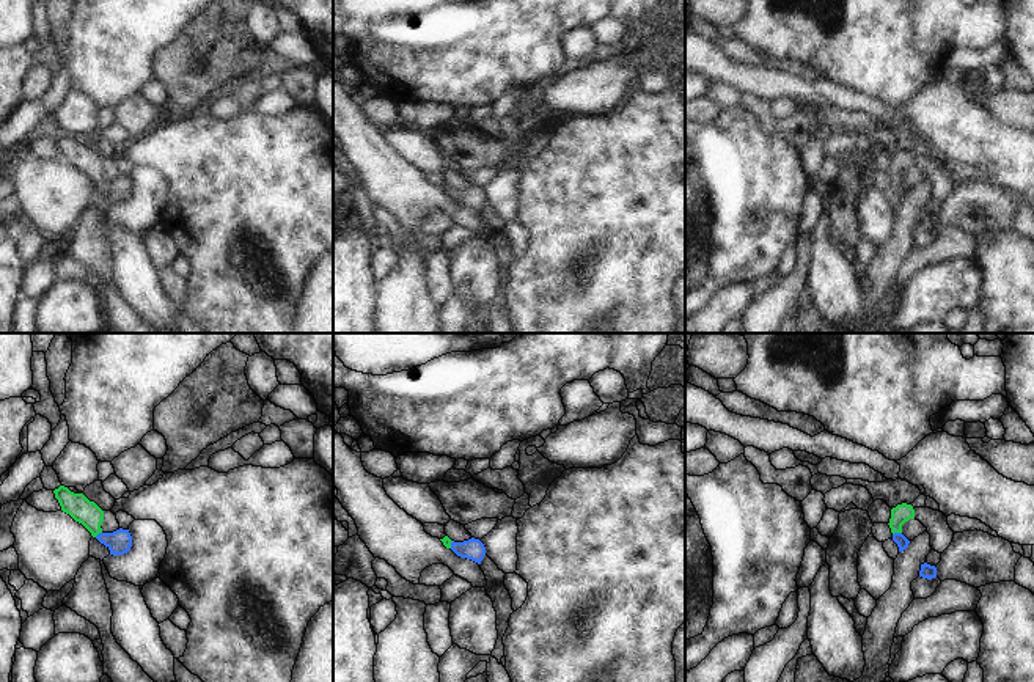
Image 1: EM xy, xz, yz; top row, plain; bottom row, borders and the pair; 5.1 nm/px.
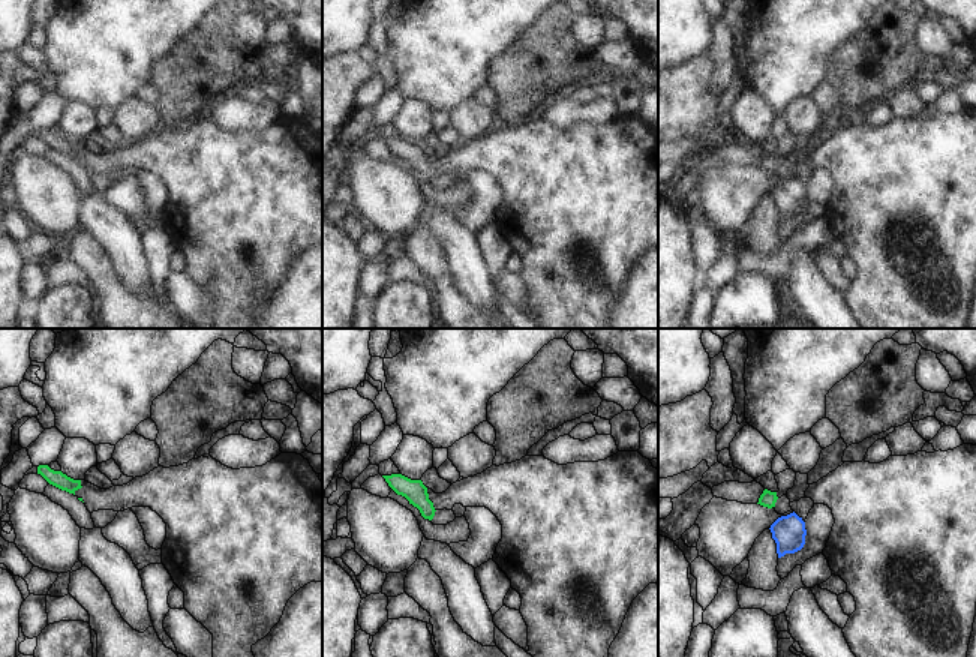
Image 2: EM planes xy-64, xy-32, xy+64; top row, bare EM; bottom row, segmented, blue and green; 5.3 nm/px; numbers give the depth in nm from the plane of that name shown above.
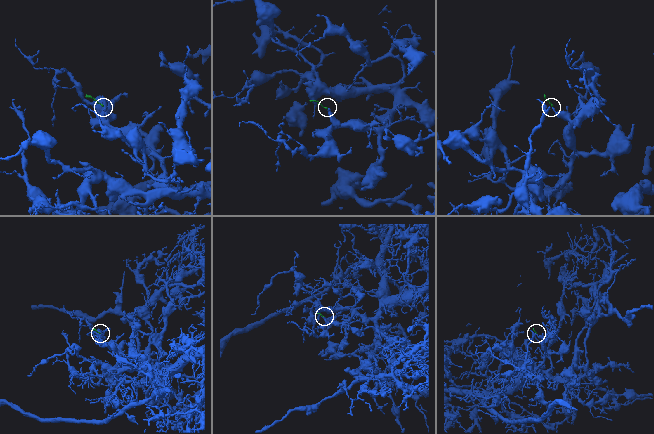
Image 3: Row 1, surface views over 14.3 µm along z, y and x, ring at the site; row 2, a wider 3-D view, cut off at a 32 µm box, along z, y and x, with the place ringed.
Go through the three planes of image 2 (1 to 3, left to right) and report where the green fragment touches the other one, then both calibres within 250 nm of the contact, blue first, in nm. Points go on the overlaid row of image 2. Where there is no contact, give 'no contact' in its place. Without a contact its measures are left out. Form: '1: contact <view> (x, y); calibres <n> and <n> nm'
1: no contact
2: no contact
3: no contact

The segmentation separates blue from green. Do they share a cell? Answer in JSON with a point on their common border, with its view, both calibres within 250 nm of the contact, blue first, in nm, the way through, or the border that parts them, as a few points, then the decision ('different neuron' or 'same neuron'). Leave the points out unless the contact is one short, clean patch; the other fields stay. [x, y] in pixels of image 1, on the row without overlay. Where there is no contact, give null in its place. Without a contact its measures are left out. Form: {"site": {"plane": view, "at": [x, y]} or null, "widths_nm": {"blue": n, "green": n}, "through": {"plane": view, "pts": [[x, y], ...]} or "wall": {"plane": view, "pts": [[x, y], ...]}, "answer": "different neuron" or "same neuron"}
{"site": {"plane": "yz", "at": [896, 181]}, "widths_nm": {"blue": 70, "green": 100}, "through": {"plane": "yz", "pts": [[902, 190], [896, 181], [896, 168], [902, 161]]}, "answer": "same neuron"}

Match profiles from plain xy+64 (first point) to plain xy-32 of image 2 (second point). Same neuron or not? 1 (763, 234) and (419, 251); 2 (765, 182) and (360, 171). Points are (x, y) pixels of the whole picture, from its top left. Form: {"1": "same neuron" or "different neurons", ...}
{"1": "same neuron", "2": "same neuron"}

